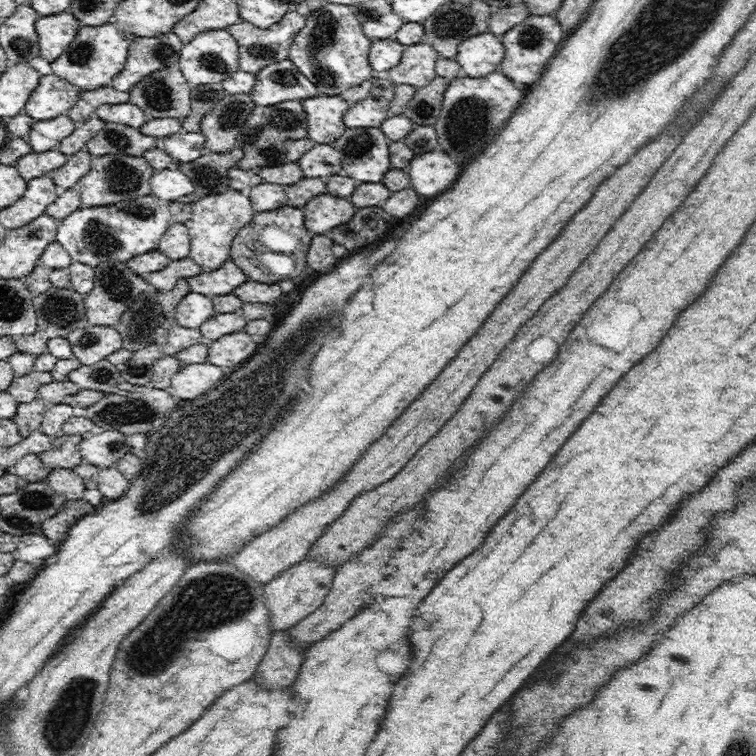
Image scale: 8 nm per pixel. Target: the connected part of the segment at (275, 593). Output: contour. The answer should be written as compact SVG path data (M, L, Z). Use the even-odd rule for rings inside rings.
M302 559L283 570L276 578L267 582L264 589L264 602L270 611L270 629L276 631L288 630L302 619L319 609L333 585L334 565L326 565L314 559Z

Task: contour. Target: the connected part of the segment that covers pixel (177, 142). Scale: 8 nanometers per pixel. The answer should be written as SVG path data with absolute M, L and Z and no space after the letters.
M177 132L172 136L162 138L164 150L175 163L187 163L202 156L205 146L205 136L201 132Z

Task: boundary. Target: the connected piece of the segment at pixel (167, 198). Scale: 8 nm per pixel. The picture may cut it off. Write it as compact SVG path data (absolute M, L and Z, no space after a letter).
M177 166L154 172L149 183L153 195L162 202L176 202L193 192L192 181Z

